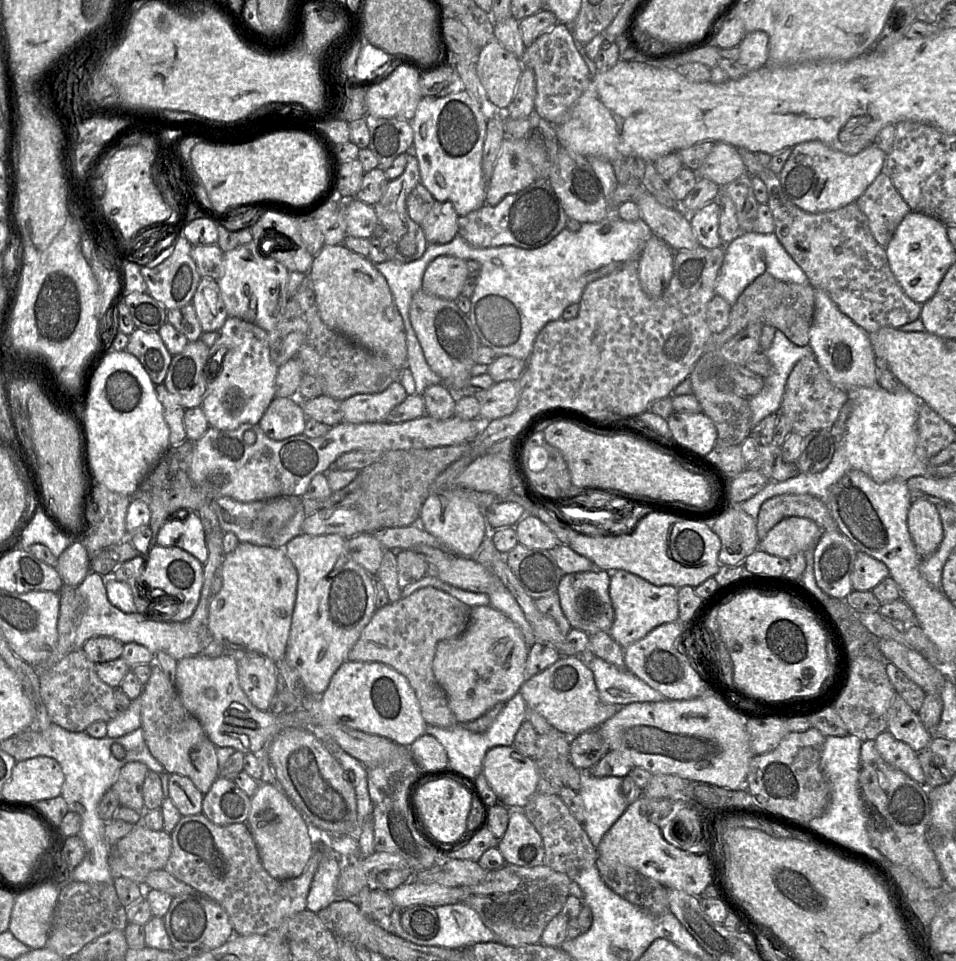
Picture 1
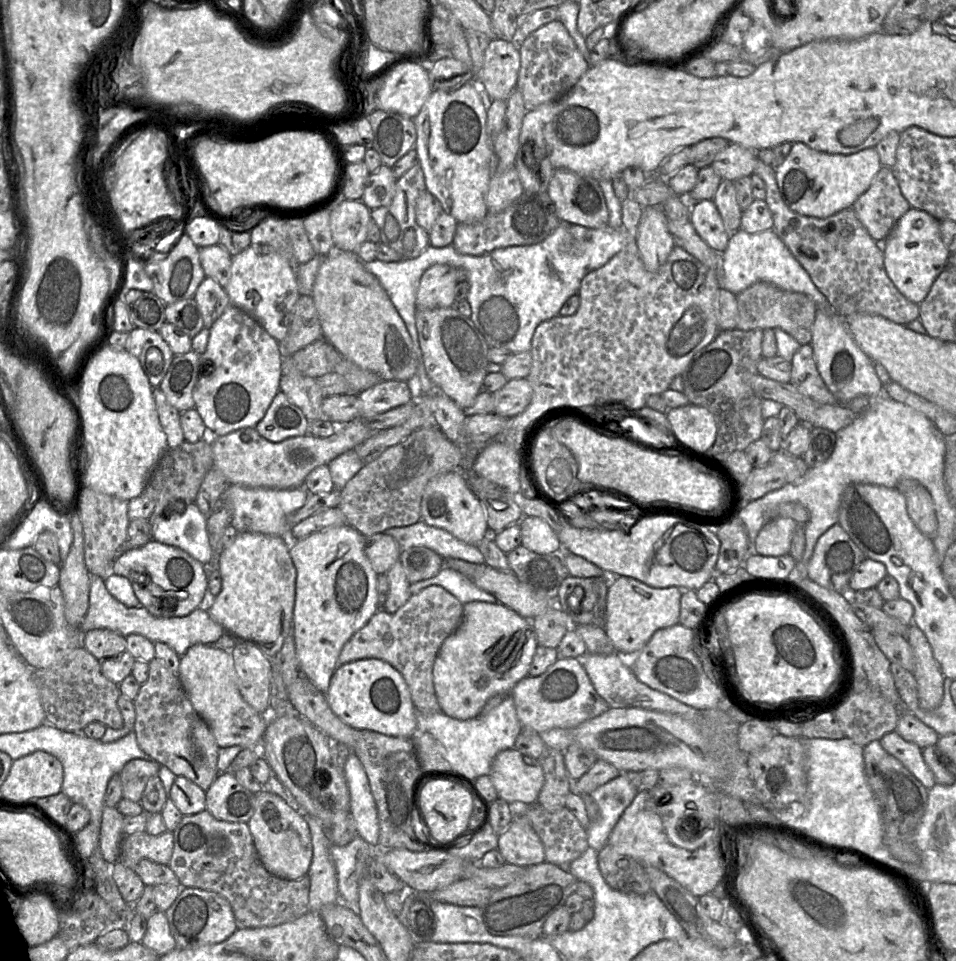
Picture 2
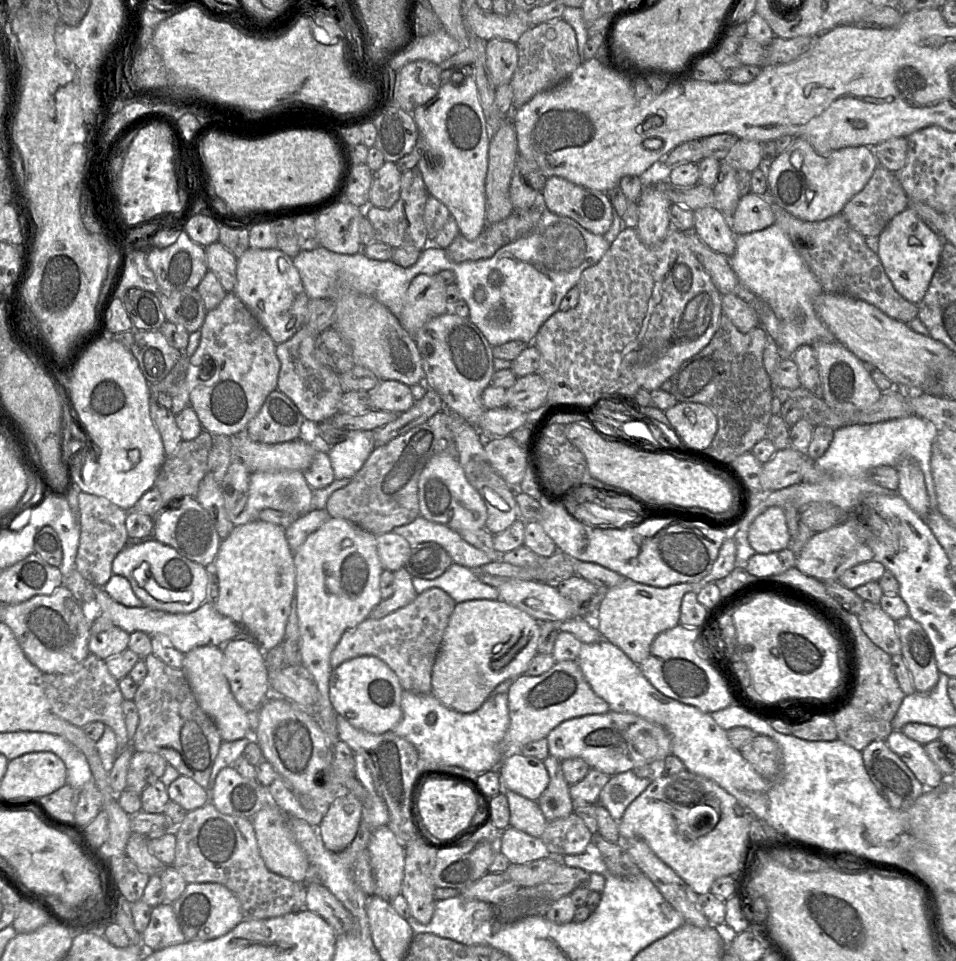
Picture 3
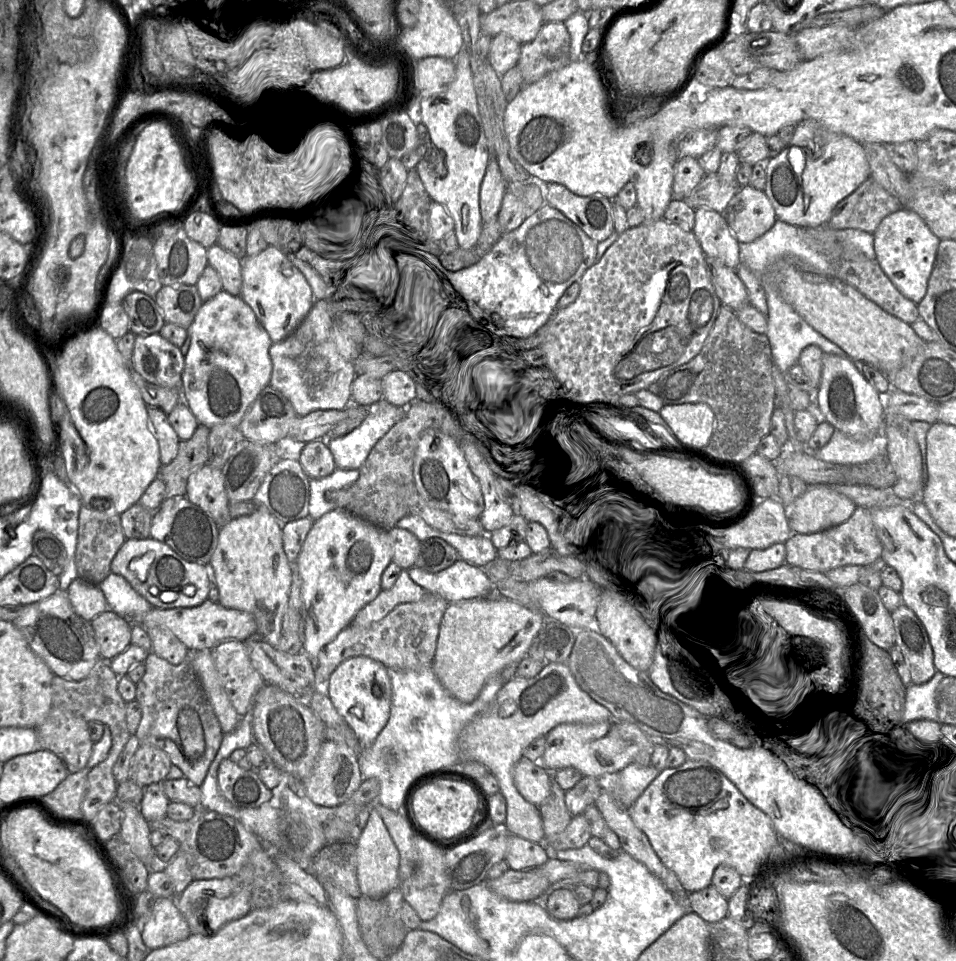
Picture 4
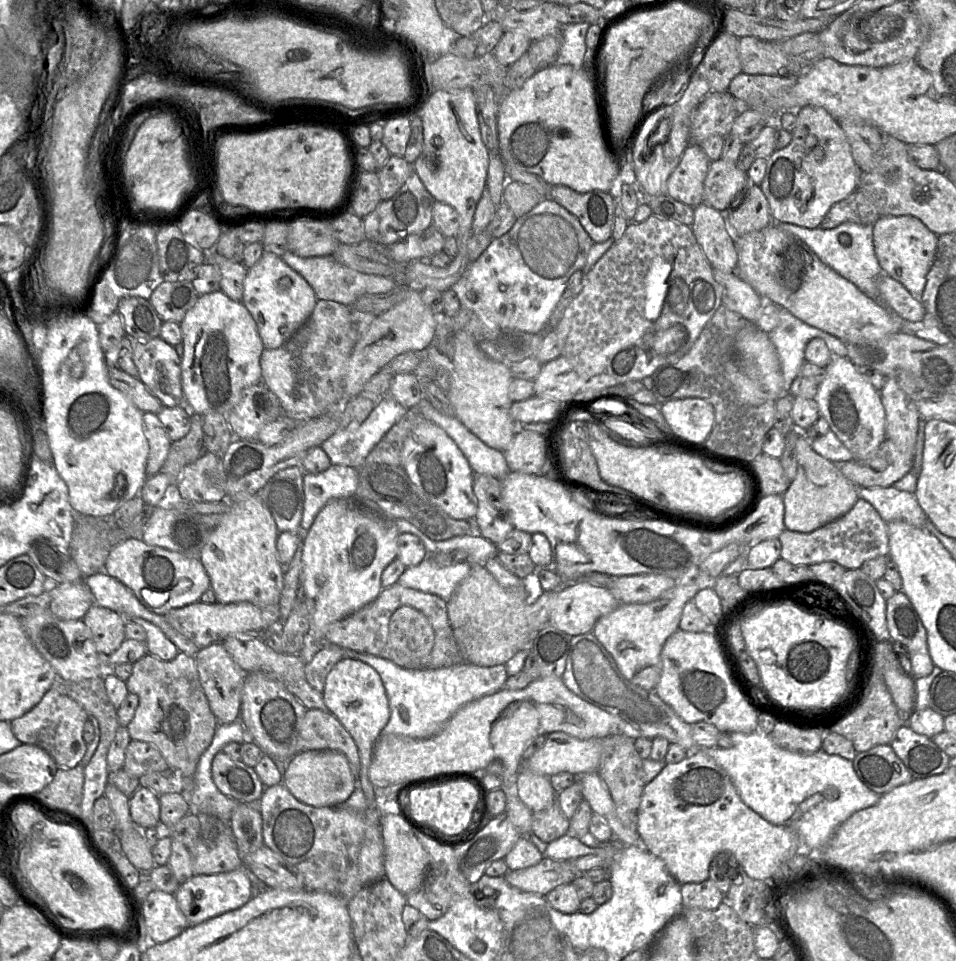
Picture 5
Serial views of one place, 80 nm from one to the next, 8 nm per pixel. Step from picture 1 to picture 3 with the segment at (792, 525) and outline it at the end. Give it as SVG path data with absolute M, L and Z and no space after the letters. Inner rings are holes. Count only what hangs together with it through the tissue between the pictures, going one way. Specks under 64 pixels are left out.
M770 507L755 518L748 530L748 542L759 554L768 554L790 546L791 536L782 507Z

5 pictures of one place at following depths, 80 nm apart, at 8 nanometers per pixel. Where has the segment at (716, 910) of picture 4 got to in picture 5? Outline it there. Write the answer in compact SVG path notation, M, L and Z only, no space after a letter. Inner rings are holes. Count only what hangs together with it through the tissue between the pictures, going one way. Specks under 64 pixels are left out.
M710 879L700 883L682 884L681 894L683 910L685 908L715 910L725 901L725 895Z

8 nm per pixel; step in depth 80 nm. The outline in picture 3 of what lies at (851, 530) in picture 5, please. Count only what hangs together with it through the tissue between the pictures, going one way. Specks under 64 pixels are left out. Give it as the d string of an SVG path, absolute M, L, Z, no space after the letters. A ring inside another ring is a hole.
M853 519L823 532L815 533L800 551L795 567L807 576L820 581L838 581L849 568L874 559L874 553L854 530Z

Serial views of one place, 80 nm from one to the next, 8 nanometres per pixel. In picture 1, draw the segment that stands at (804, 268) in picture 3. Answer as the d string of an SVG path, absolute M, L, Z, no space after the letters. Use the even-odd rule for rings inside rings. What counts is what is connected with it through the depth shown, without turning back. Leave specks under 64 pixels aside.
M741 232L734 240L724 245L725 255L715 294L724 298L732 306L745 288L763 274L769 274L785 282L809 285L807 275L786 251L774 232Z

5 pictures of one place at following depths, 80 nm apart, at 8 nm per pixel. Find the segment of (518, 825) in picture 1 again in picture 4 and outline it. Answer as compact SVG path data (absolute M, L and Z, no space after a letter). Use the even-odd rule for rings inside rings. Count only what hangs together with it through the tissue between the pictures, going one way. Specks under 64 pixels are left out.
M510 835L505 855L512 870L537 868L549 859L542 843L534 843L516 835Z

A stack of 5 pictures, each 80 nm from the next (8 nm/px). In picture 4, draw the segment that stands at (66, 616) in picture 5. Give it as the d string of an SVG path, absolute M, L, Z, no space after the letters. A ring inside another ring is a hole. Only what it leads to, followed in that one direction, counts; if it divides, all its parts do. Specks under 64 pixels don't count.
M77 577L66 590L75 613L91 621L106 610L110 610L104 593L98 585Z

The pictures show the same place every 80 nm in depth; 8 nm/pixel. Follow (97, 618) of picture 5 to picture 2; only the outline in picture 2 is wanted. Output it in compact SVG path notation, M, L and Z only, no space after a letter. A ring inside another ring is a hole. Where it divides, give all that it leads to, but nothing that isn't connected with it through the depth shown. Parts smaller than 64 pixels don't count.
M94 629L83 634L82 647L97 660L116 657L126 650L126 639L108 629Z

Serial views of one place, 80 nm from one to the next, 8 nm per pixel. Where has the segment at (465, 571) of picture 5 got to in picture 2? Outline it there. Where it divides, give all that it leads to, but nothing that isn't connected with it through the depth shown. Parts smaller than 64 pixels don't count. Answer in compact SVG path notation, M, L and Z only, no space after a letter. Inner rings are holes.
M442 567L439 573L432 578L410 584L409 589L413 595L432 585L441 586L463 605L473 601L492 604L497 601L492 594L478 588L472 579L446 567Z

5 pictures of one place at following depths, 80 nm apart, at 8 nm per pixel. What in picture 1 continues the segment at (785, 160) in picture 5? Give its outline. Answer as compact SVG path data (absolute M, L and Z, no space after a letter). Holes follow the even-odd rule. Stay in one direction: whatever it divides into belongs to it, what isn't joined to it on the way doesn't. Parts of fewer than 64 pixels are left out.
M819 140L795 145L779 179L786 197L809 213L835 210L855 202L882 172L887 154L875 143L854 155L845 154Z

